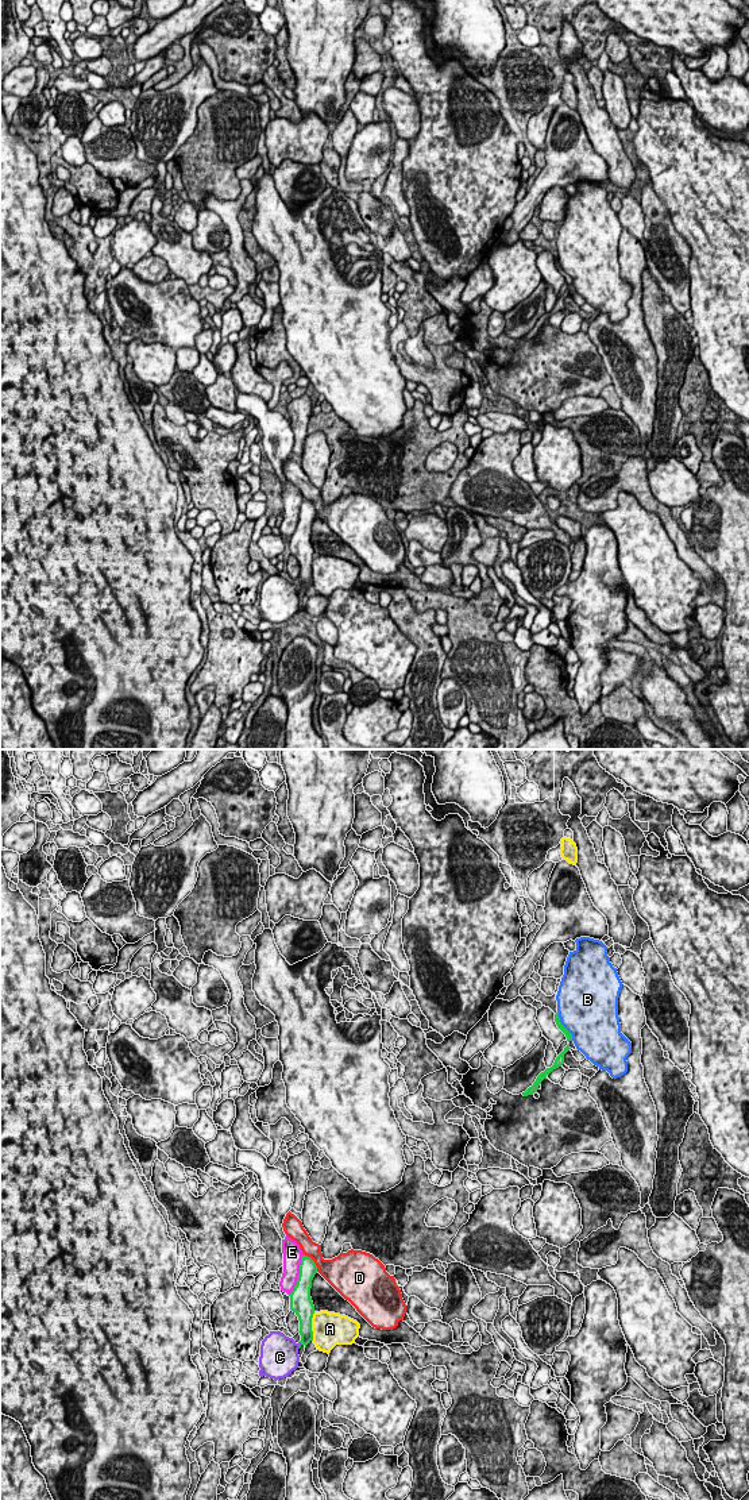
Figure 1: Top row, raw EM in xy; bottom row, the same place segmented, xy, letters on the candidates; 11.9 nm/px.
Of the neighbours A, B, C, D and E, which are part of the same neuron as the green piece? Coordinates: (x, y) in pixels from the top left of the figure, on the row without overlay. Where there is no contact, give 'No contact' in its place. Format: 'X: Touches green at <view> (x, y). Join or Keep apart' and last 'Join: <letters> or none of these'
A: Touches green at xy (311, 570). Keep apart
B: Touches green at xy (563, 270). Keep apart
C: Touches green at xy (301, 587). Keep apart
D: Touches green at xy (313, 505). Keep apart
E: Touches green at xy (298, 519). Keep apart
Join: none of these

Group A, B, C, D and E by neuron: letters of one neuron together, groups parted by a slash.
A / B / C / D / E

